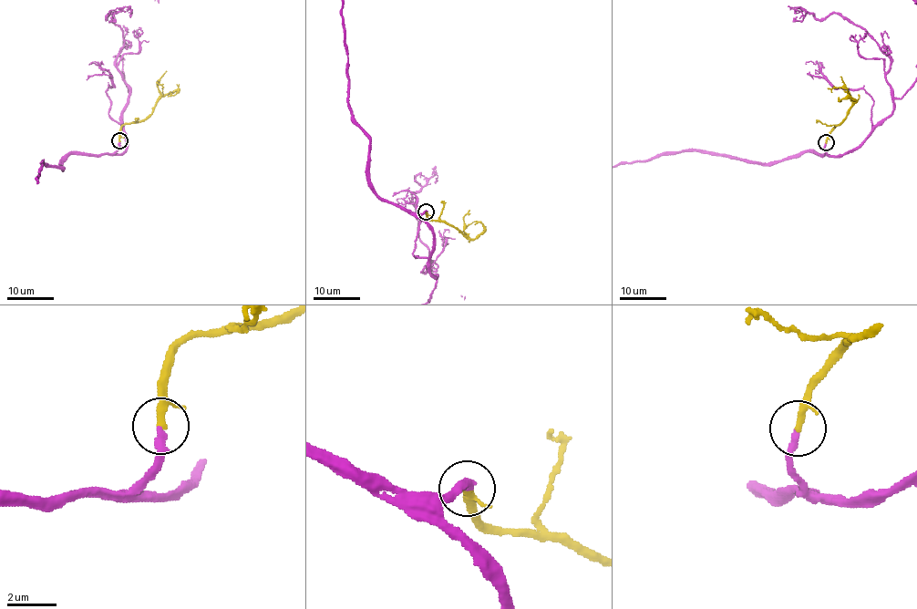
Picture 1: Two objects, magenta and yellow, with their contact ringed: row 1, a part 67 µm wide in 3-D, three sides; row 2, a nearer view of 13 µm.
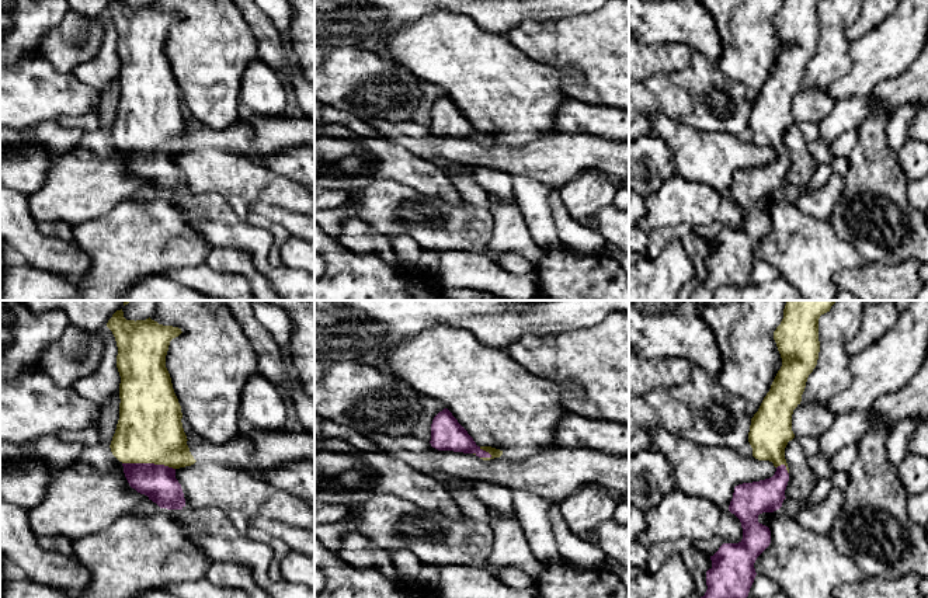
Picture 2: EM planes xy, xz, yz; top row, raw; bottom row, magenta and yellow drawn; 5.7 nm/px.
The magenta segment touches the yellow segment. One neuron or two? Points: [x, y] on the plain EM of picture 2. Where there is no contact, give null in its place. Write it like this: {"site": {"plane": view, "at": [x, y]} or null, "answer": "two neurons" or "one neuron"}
{"site": {"plane": "xy", "at": [149, 149]}, "answer": "one neuron"}

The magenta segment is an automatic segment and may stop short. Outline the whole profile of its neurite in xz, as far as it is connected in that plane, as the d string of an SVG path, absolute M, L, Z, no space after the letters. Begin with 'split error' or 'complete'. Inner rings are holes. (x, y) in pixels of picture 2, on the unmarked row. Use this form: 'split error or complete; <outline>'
split error; M444 94L434 102L430 129L438 136L473 139L483 146L490 146L503 140L500 135L477 132L448 94Z

